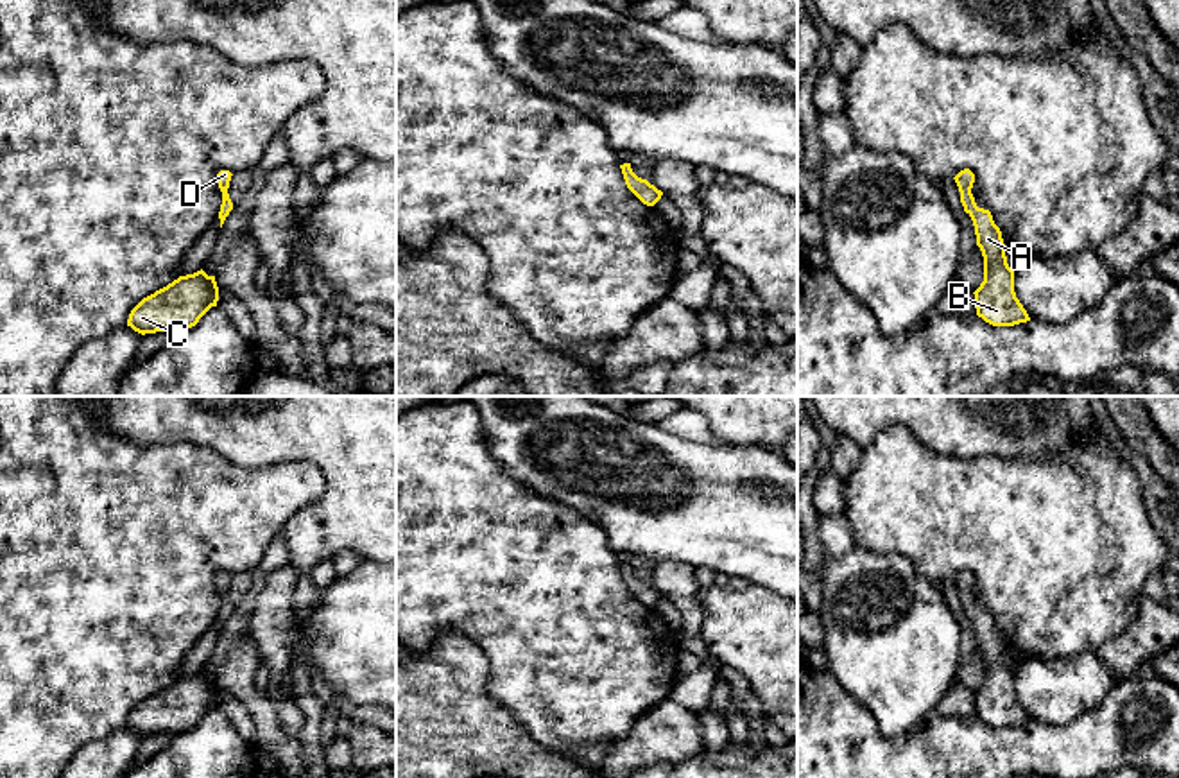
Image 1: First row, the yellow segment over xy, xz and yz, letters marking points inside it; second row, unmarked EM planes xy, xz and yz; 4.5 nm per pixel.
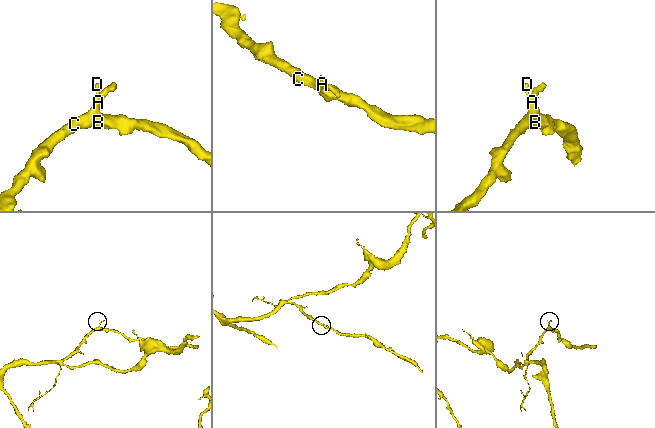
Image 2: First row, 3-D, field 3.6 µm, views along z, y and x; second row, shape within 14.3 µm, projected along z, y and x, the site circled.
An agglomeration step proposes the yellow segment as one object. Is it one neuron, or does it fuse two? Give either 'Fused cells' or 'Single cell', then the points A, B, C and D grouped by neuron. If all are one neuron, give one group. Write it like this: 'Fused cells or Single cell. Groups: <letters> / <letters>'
Single cell. Groups: A B C D

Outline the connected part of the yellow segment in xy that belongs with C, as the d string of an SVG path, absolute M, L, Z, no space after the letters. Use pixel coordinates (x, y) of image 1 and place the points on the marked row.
M202 269L179 276L167 287L143 298L129 314L127 326L134 332L181 332L195 326L199 319L217 307L219 287L215 276Z

